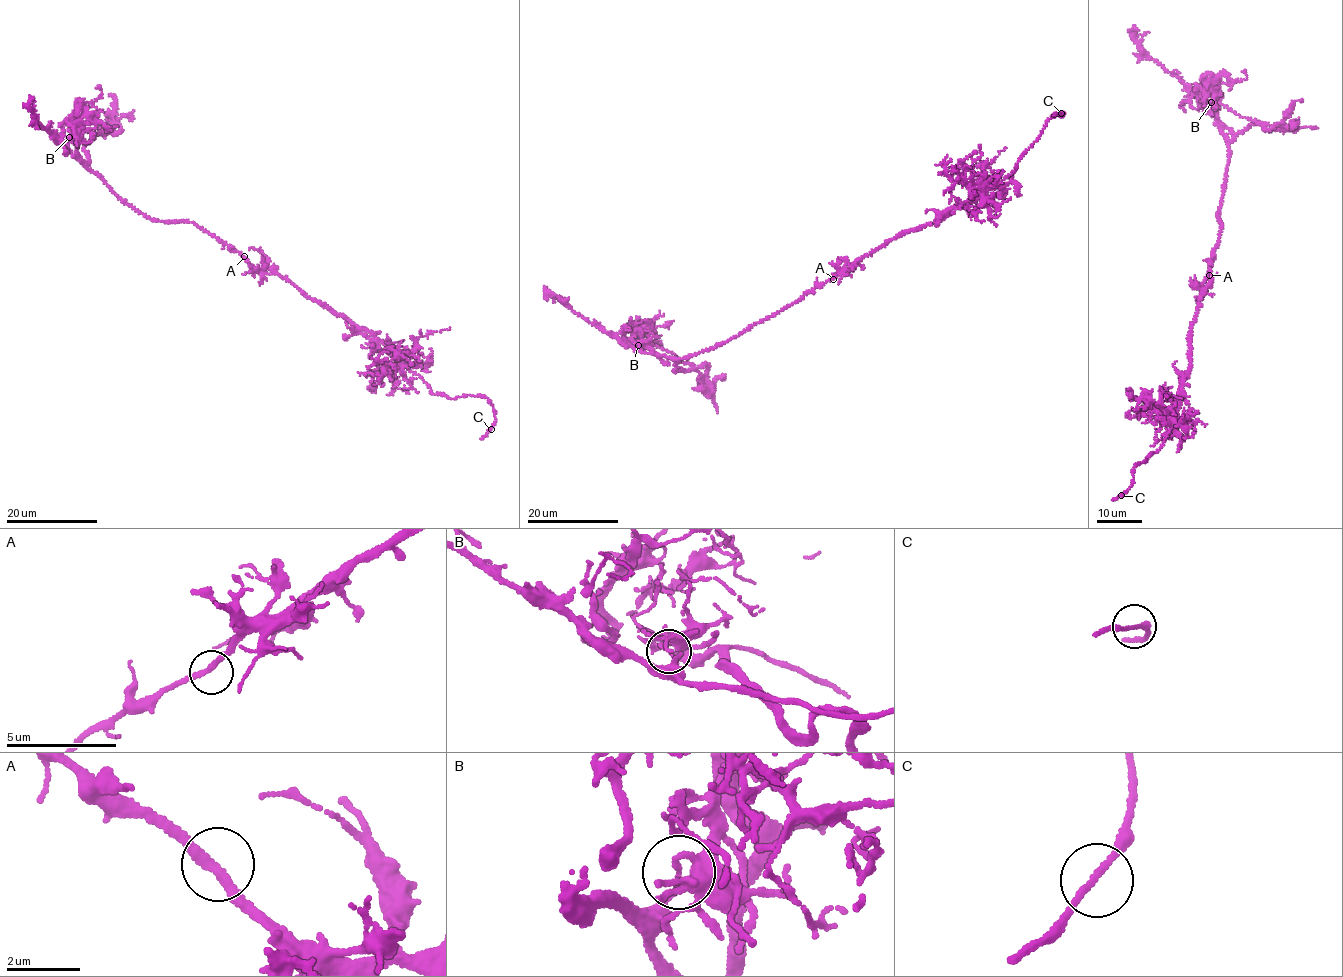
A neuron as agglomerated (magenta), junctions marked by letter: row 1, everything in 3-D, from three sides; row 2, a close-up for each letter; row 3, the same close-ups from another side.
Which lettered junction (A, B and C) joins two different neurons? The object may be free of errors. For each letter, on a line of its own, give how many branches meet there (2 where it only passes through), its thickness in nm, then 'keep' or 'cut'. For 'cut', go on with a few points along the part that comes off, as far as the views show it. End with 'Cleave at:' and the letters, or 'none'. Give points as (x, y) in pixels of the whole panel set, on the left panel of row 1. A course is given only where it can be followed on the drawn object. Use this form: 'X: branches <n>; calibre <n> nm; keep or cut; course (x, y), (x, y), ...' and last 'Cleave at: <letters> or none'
A: branches 2; calibre 240 nm; keep
B: branches 2; calibre 130 nm; cut; course (70, 137), (76, 123), (83, 131), (100, 133), (109, 129), (114, 122), (114, 96), (109, 95)
C: branches 2; calibre 160 nm; keep
Cleave at: B

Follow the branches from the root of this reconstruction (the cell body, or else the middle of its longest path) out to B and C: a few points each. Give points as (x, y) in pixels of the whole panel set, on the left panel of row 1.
B: (244, 257), (192, 223), (155, 221), (140, 213), (74, 156), (66, 146), (70, 137)
C: (244, 257), (364, 329), (433, 395), (484, 397), (494, 408), (491, 429)

